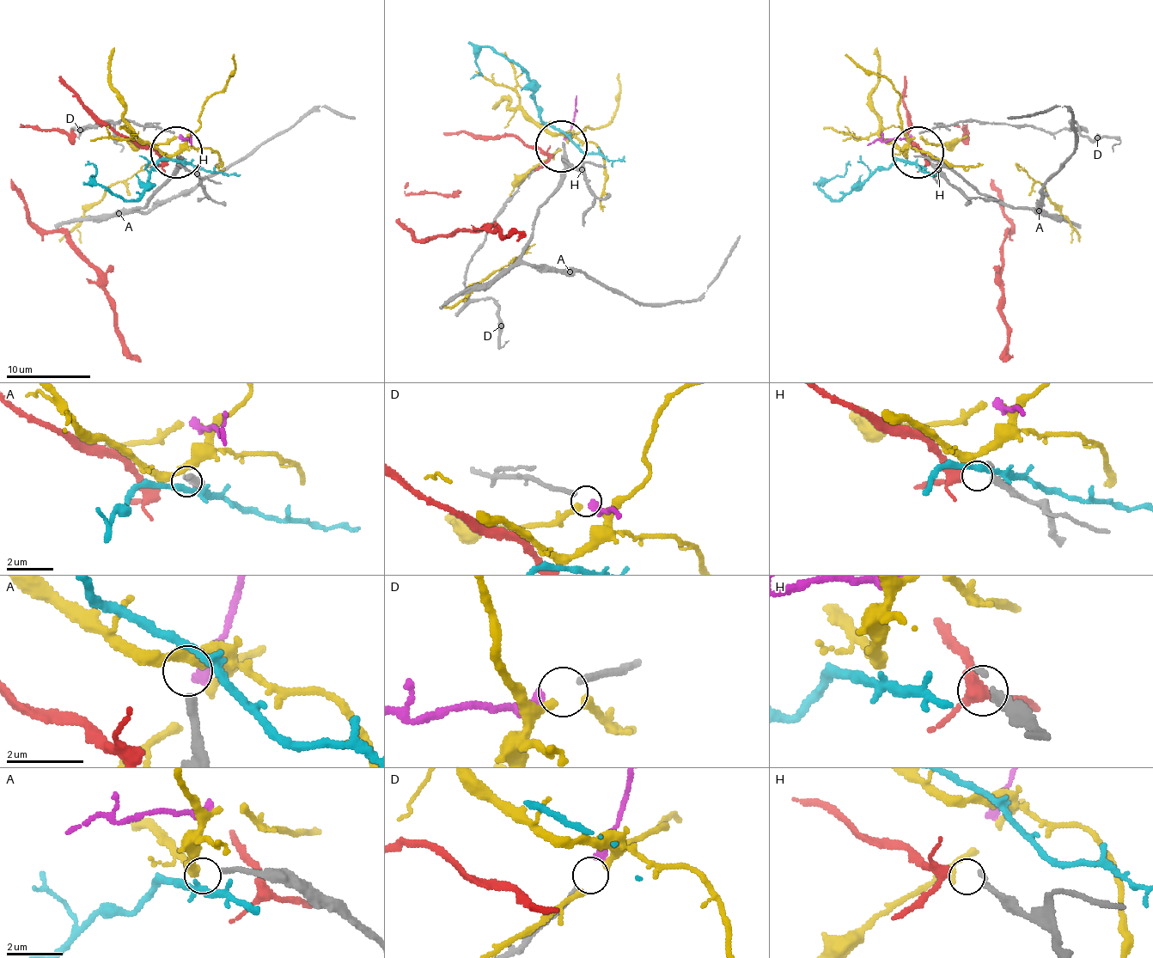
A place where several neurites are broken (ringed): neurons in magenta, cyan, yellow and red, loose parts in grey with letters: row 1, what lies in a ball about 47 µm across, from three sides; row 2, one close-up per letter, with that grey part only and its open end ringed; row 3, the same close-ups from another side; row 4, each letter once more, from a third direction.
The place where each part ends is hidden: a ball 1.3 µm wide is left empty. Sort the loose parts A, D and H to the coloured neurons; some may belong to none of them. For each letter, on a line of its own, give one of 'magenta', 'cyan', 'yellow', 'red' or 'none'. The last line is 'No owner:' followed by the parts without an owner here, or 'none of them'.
A: none
D: magenta
H: red
No owner: A

